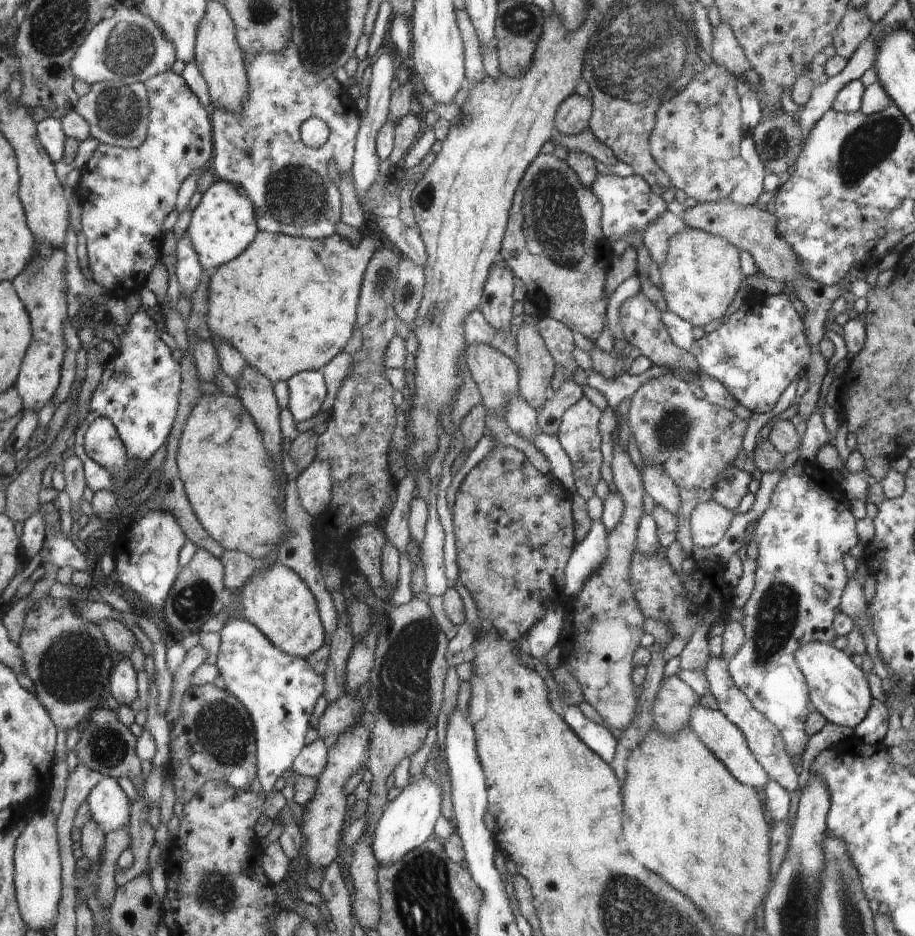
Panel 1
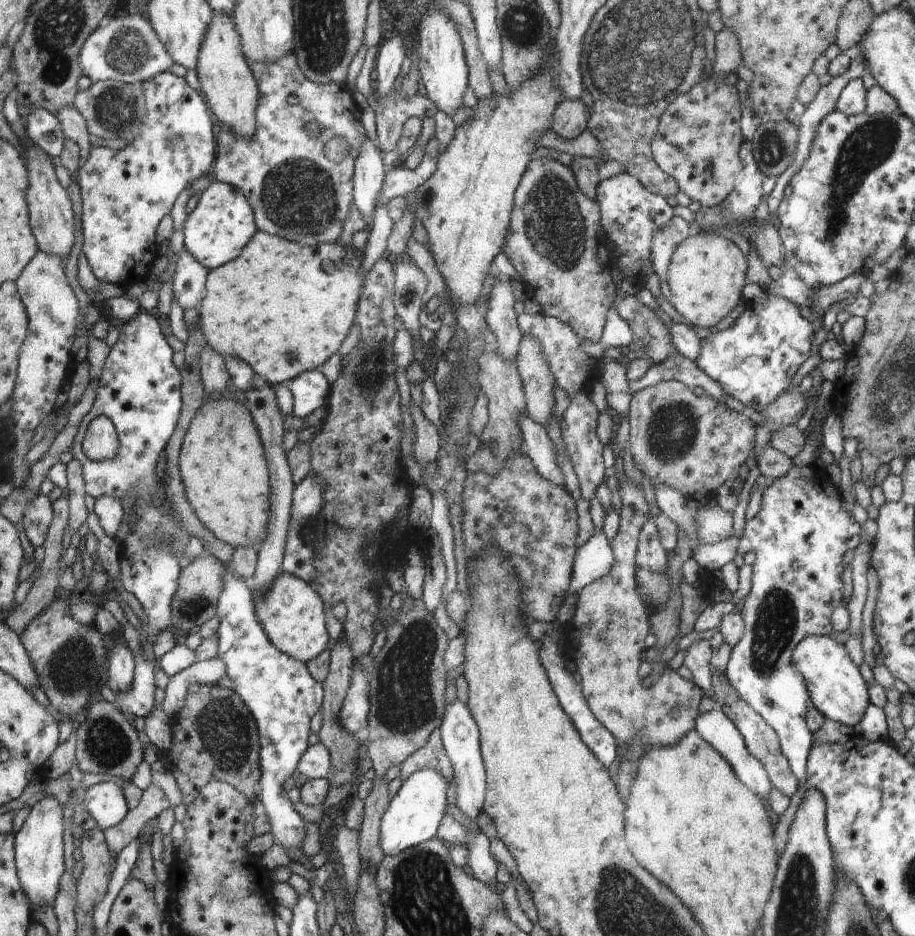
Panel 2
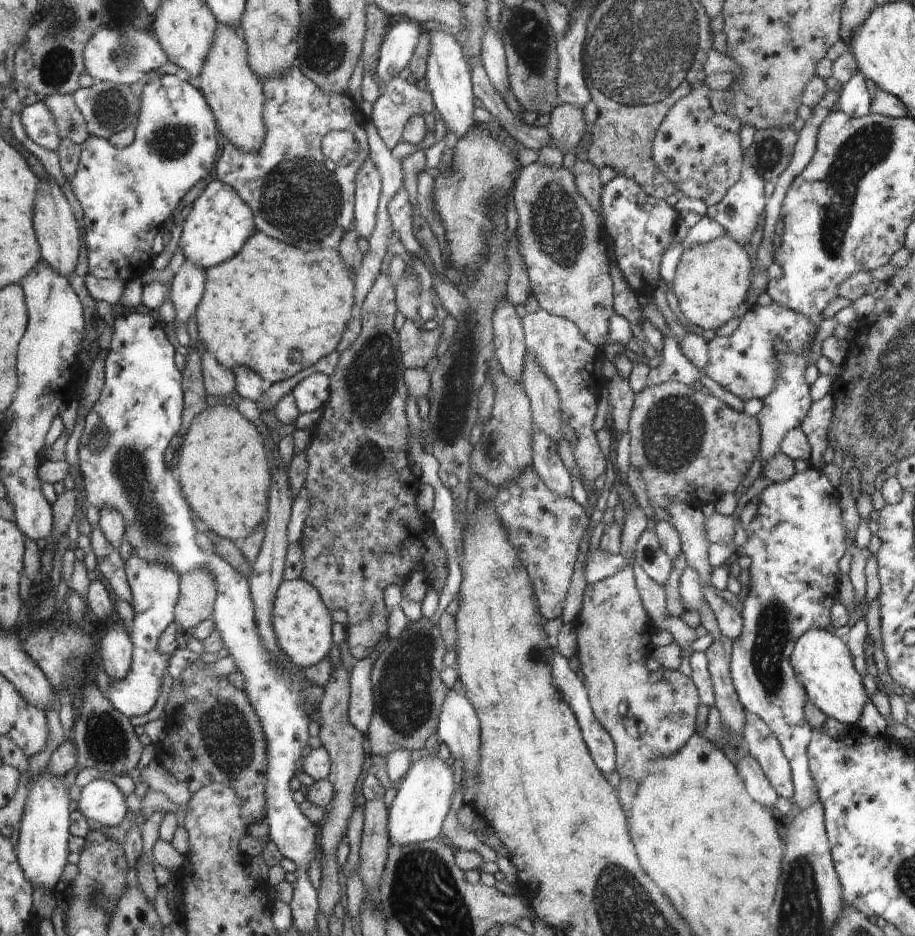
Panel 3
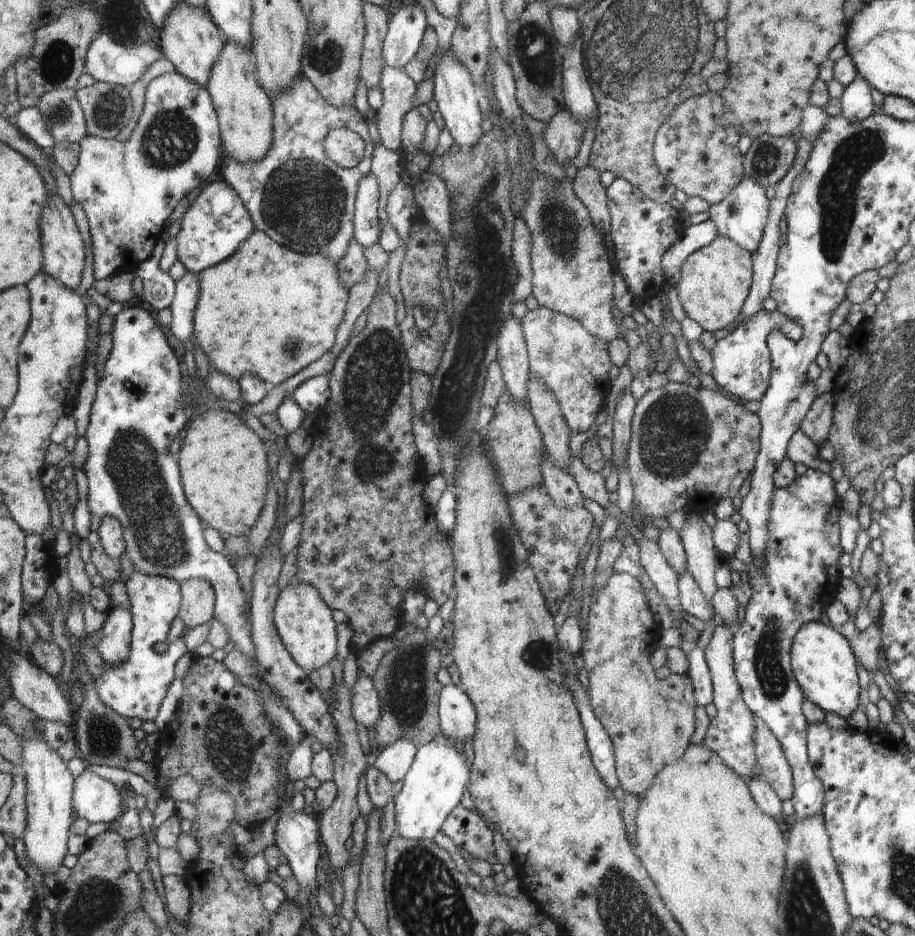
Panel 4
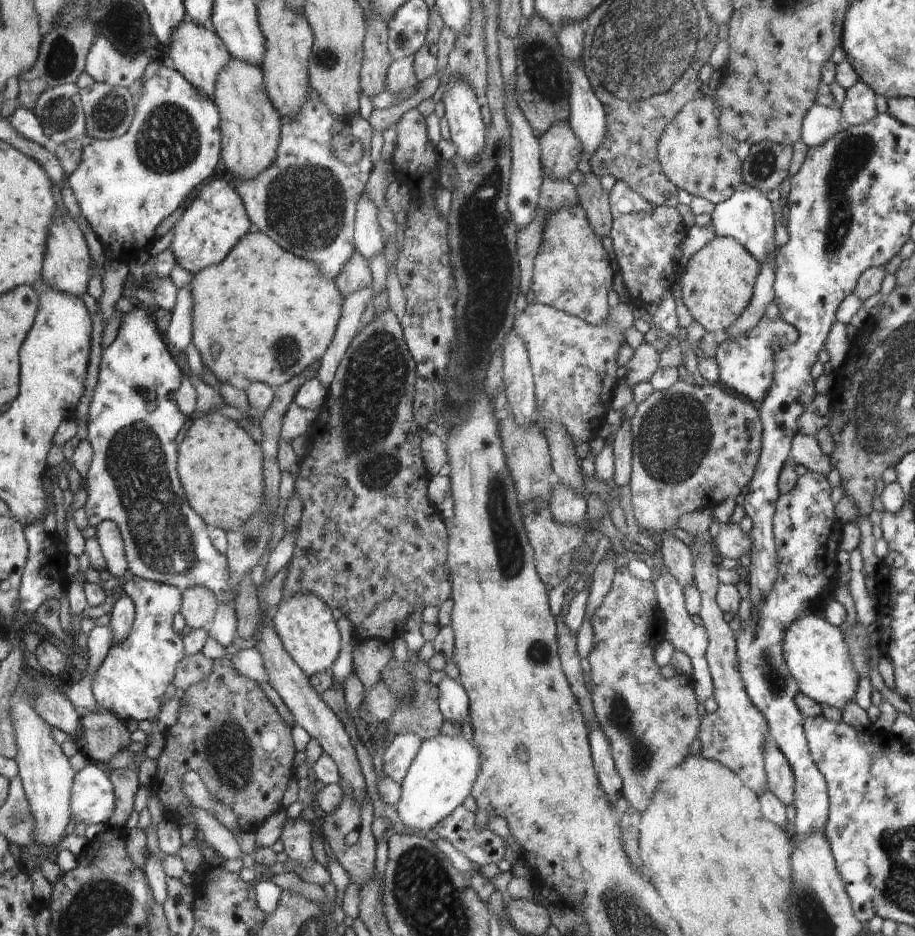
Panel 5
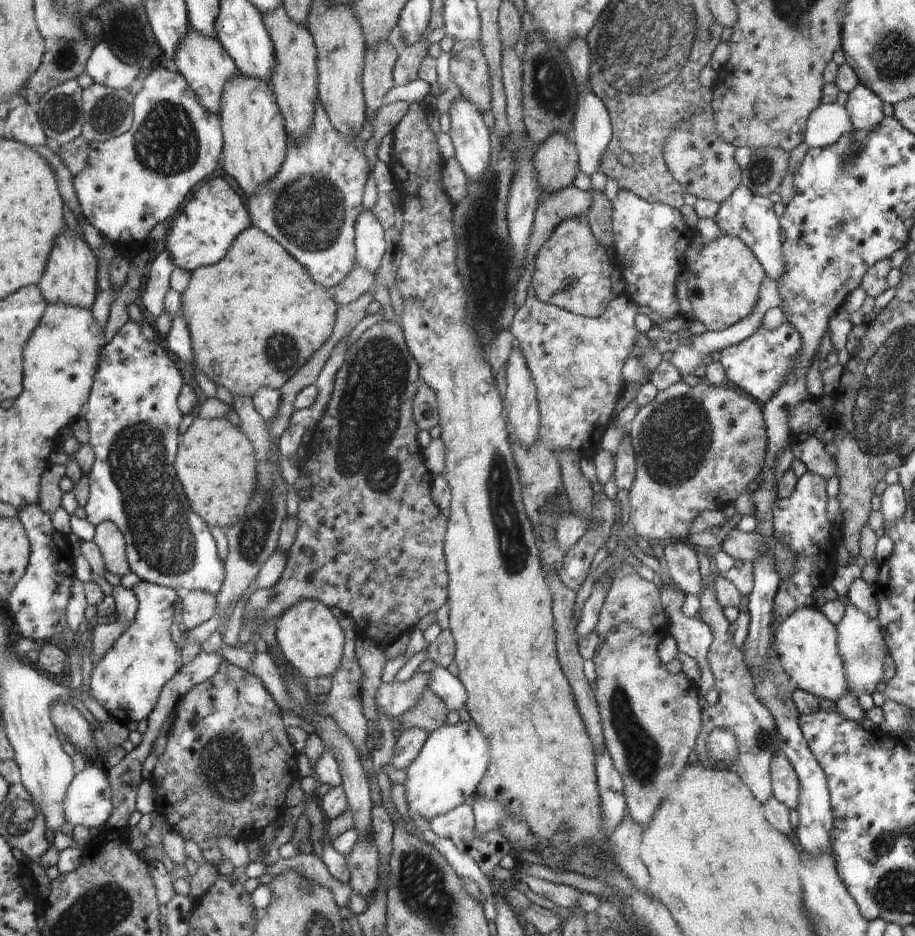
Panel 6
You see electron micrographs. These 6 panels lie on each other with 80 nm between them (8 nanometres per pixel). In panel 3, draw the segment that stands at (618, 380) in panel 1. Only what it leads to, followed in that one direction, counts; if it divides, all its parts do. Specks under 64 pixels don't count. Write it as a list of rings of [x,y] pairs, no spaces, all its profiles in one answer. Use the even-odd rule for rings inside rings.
[[[670,332],[663,337],[661,350],[662,363],[649,369],[648,386],[659,385],[668,381],[678,381],[692,387],[696,380],[701,380],[701,370],[696,368],[679,349],[676,335]]]

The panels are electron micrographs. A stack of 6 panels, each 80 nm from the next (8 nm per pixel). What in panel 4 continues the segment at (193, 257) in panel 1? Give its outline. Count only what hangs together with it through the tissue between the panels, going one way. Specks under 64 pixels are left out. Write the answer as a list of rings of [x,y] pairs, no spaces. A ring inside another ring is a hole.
[[[187,270],[175,284],[174,299],[169,306],[172,311],[169,328],[172,334],[183,342],[190,340],[193,335],[194,309],[197,307],[200,294],[199,275]]]

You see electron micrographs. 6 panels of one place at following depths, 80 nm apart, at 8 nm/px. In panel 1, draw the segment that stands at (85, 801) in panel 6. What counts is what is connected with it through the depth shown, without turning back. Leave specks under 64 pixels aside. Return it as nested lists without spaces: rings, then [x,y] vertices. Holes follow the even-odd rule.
[[[104,777],[87,796],[91,819],[104,830],[105,834],[126,829],[131,822],[131,809],[128,797],[118,785],[118,780]]]

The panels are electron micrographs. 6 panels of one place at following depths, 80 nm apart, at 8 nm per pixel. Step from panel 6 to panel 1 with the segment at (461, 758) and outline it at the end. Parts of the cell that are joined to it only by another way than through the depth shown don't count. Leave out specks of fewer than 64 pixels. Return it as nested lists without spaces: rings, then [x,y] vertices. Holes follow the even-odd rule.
[[[424,776],[415,784],[408,784],[397,798],[386,804],[383,816],[379,818],[371,836],[374,847],[373,855],[381,866],[399,861],[411,850],[418,848],[423,842],[434,836],[435,824],[441,814],[441,795],[440,787]]]

